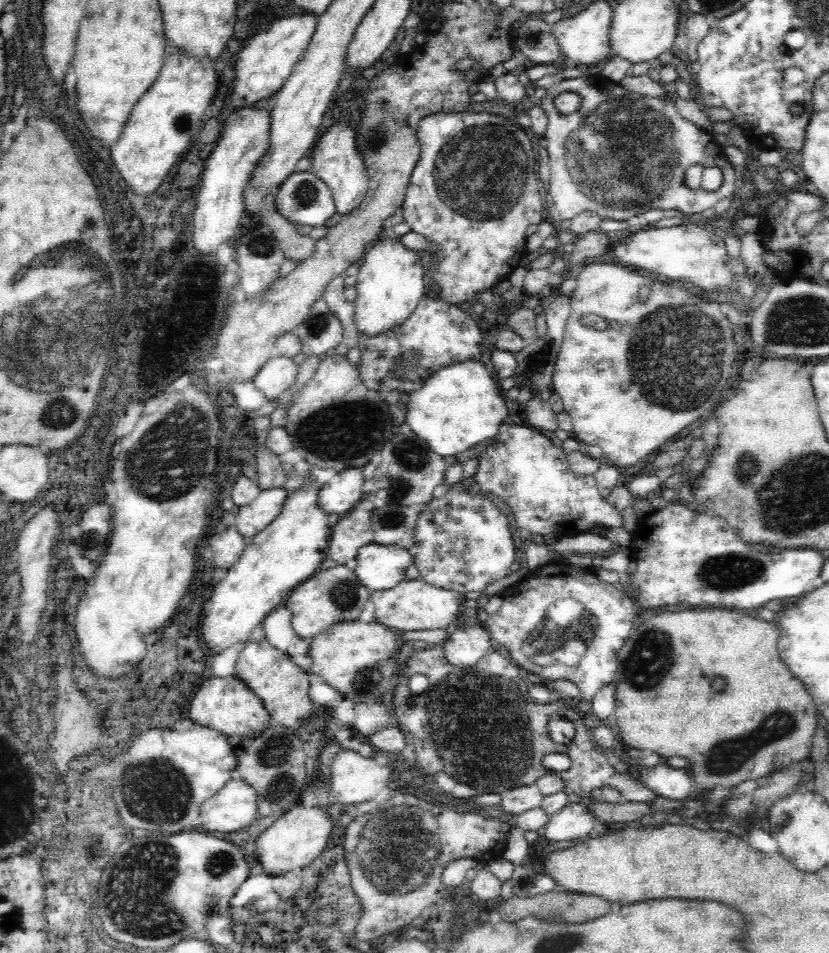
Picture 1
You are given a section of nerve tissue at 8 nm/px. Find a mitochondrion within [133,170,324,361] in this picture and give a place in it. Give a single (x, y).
(259, 243)

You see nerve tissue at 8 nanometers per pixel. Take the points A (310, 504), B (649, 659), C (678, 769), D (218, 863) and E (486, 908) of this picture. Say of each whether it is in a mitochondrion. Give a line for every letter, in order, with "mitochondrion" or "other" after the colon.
A: other
B: mitochondrion
C: other
D: mitochondrion
E: other

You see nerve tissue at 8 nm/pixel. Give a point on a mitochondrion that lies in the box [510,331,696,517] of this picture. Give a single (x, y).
(535, 365)

